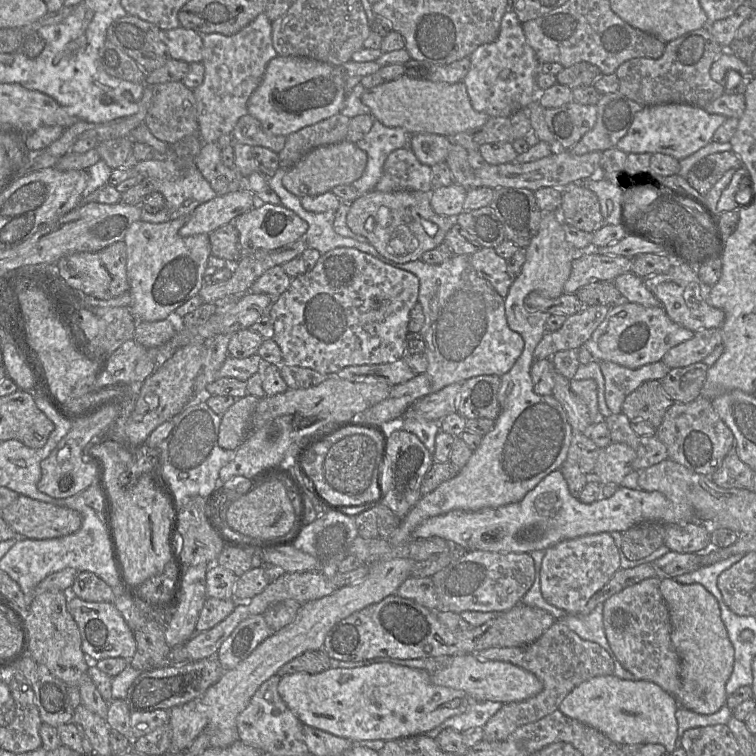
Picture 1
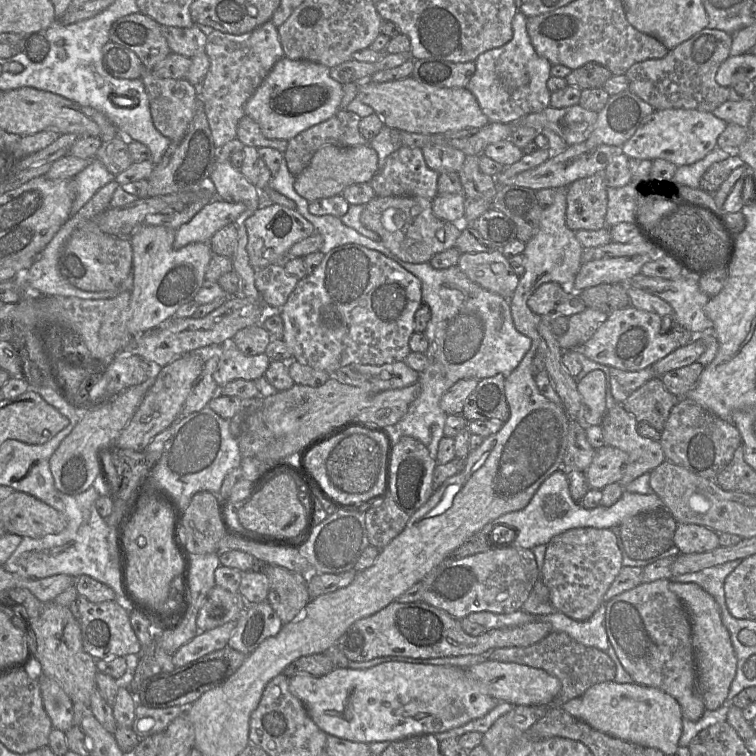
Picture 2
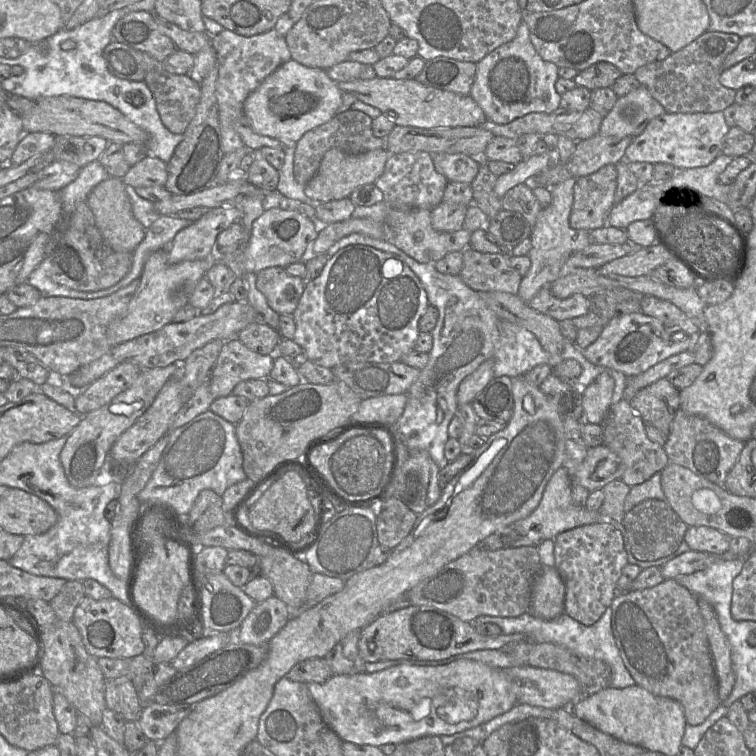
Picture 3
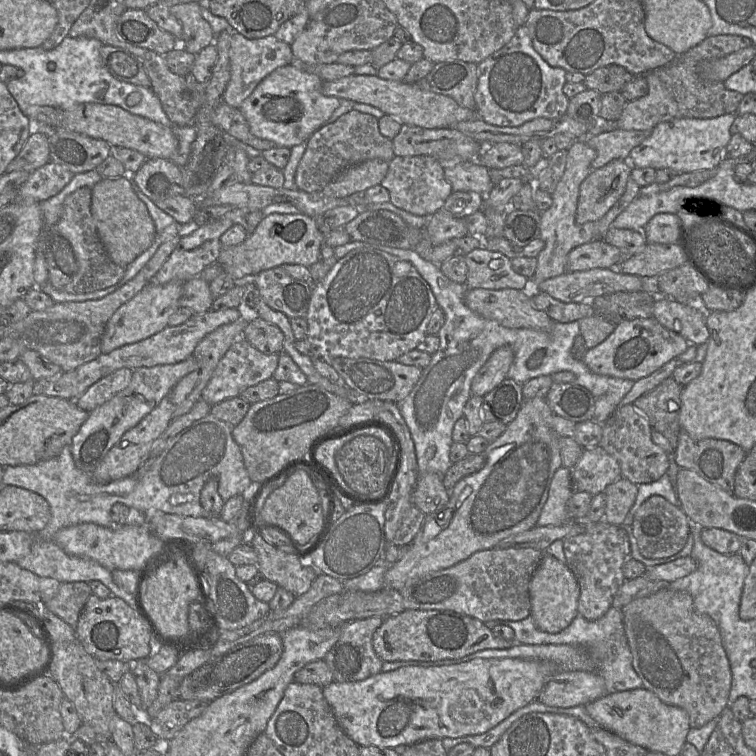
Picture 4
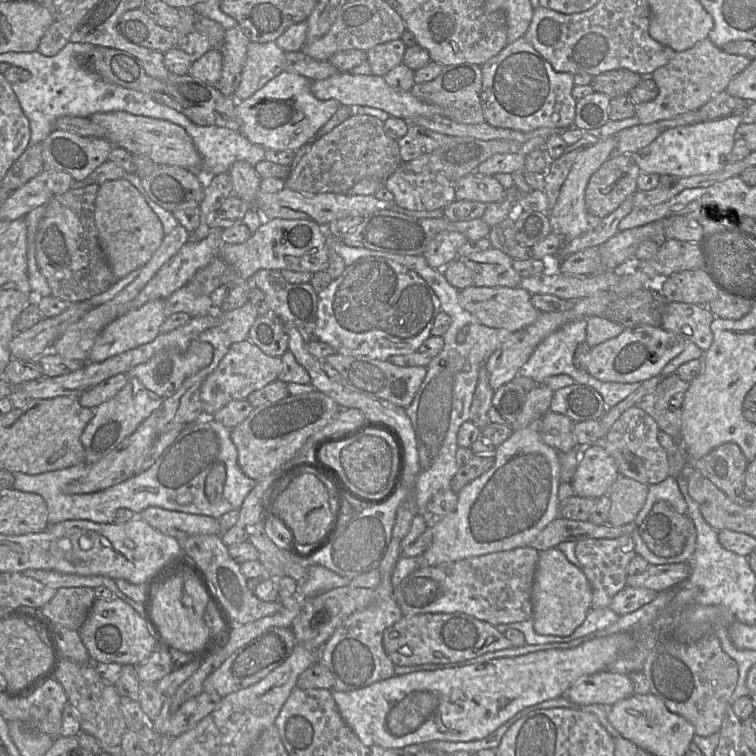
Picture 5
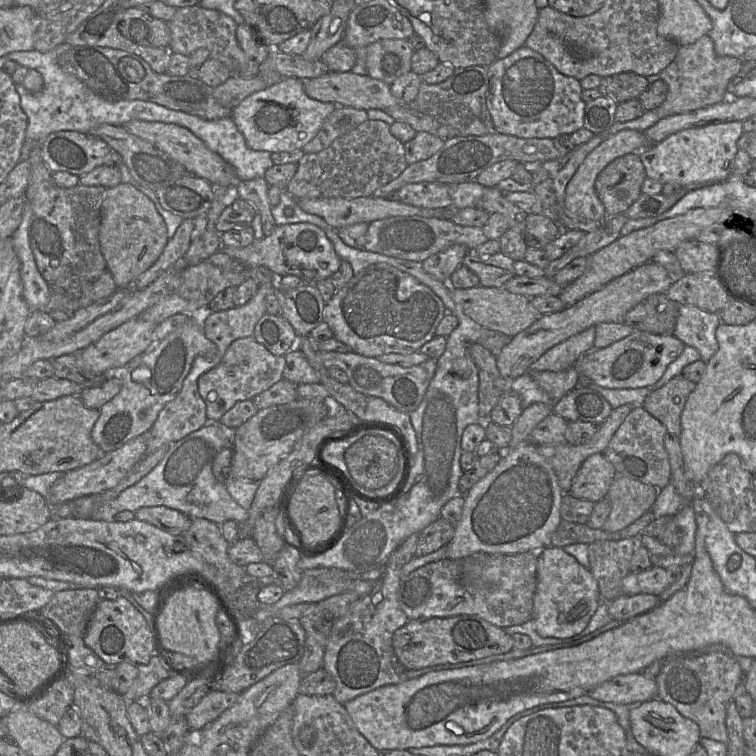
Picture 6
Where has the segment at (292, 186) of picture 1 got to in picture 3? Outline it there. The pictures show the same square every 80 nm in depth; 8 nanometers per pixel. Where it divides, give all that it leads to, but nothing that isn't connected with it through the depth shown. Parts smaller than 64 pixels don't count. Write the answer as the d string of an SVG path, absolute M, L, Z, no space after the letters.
M335 148L329 149L323 156L315 176L304 186L304 193L315 202L349 198L356 188L375 183L383 174L389 155L390 153L385 149L376 149L355 155Z

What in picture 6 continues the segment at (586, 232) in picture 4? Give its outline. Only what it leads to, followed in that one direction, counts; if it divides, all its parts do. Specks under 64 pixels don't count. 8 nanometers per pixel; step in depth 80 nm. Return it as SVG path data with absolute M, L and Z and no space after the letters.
M632 129L622 130L597 146L577 168L567 184L565 191L565 208L567 216L568 213L571 213L589 220L605 222L607 218L605 207L595 190L597 176L616 158L627 154L639 155L643 150L646 150L649 147L651 146L648 145L644 132Z

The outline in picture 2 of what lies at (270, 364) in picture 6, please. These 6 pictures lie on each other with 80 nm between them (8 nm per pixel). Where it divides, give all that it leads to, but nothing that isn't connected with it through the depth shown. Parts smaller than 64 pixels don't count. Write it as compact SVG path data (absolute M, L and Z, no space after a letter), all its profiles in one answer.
M232 340L226 341L221 345L221 359L213 374L214 381L219 388L236 379L254 381L264 376L270 362L265 353L245 355Z

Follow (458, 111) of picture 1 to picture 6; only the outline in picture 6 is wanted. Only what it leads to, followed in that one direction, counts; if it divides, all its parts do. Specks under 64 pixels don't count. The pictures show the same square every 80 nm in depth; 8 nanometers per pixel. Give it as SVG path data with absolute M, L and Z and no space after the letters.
M328 72L316 78L303 79L304 91L308 97L321 101L332 102L337 107L352 107L360 110L380 109L401 104L392 95L390 85L384 81L370 77L369 75L358 75L348 72Z

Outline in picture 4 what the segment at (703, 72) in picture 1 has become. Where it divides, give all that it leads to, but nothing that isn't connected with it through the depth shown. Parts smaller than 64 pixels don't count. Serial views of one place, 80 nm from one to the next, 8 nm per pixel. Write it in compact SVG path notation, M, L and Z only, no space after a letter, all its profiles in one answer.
M716 35L716 36L707 36L702 42L700 42L698 45L694 46L693 48L689 49L688 51L677 55L670 63L668 63L667 65L664 65L662 67L659 67L657 69L654 69L650 72L655 72L656 75L659 77L659 79L661 80L661 82L669 89L669 91L672 93L674 99L676 100L677 104L678 104L678 112L679 112L679 117L687 117L687 118L715 118L724 114L728 114L728 113L736 113L738 106L740 104L741 99L743 98L743 95L739 92L733 91L733 90L729 90L727 89L723 82L717 82L717 81L705 81L703 79L700 78L700 76L697 73L697 65L706 59L714 59L714 58L720 58L726 55L729 55L731 53L737 52L741 49L744 49L746 47L752 46L752 40L744 37L744 36L740 36L740 35Z

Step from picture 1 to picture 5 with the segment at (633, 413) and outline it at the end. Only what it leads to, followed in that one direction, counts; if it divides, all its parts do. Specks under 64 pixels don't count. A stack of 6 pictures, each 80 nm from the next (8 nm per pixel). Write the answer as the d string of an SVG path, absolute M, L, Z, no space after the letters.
M676 374L664 378L650 393L643 396L635 406L650 415L659 429L670 435L682 446L681 412L683 399L690 383Z

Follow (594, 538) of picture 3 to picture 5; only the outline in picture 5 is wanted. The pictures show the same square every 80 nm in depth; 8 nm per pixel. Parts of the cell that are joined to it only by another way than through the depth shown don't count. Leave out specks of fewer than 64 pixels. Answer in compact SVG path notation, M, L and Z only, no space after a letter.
M631 535L614 539L582 539L576 542L575 555L591 587L591 609L609 607L614 596L627 586L628 565L635 554Z

